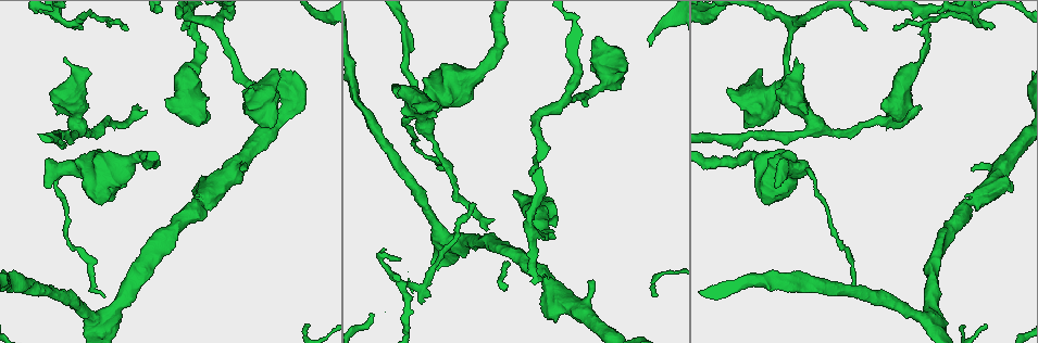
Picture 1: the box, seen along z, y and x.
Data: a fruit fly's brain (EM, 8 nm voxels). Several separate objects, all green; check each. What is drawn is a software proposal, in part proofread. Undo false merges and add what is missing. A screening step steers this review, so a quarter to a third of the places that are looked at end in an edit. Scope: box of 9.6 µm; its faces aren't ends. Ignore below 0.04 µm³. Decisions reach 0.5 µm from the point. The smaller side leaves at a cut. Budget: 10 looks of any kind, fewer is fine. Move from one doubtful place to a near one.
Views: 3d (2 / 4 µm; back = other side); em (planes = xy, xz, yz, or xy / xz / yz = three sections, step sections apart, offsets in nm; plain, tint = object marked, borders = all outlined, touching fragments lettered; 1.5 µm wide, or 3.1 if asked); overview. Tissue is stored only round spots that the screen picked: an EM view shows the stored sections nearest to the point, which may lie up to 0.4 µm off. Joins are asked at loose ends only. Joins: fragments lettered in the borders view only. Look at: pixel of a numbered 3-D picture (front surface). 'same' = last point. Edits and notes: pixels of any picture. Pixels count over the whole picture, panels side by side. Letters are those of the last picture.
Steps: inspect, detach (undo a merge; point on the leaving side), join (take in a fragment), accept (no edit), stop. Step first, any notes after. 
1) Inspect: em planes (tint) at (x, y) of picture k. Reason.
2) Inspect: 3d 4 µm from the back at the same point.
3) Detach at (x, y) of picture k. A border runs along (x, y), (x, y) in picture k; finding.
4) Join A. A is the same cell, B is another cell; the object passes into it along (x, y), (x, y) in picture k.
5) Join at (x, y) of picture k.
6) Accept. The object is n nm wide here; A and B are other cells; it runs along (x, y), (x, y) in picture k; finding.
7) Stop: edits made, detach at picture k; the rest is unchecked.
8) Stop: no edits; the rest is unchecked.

Inspect: 3d 4 µm at (138, 106) of picture 1. Branch stops here.

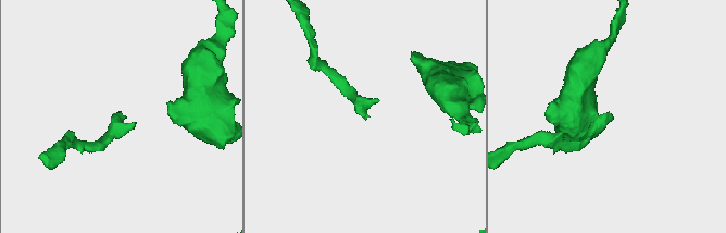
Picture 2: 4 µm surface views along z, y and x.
Inspect: em planes (borders) at (613, 117) of picture 2.

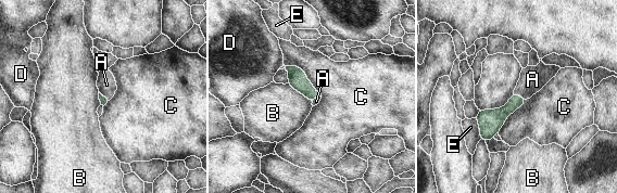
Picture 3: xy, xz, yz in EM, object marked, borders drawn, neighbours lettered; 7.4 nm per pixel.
Join A. A is the same cell, B, C, D and E are other cells; the object passes into it along (494, 118), (519, 95), (532, 79) in picture 3; it goes on there.

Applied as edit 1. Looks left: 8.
Inspect: em planes (borders) at (795, 59) of picture 1. Stops while still wide.

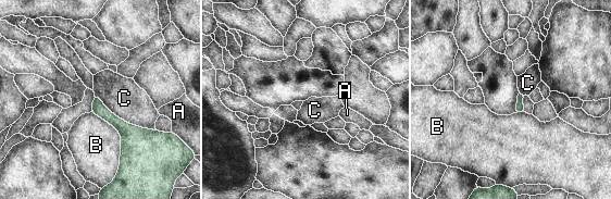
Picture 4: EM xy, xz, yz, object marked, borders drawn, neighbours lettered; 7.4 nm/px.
Accept. A, B and C are other cells; it runs along (96, 98), (126, 133), (122, 160) in picture 4; none of them fits.

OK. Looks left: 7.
Inspect: 3d 2 µm from the back at (393, 85) of picture 1.

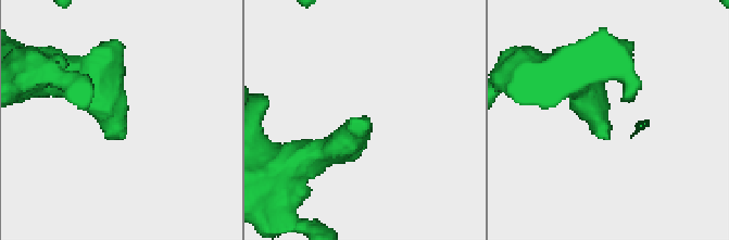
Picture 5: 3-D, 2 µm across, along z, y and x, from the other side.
Inspect: em planes (borders) at (607, 137) of picture 5.

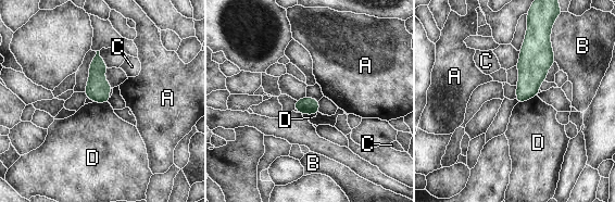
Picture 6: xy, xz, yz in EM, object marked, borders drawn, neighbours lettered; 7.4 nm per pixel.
Accept. A, B, C and D are other cells; a border runs along (537, 95), (517, 103) in picture 6; no lettered fragment goes on from it.

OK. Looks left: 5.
Inspect: em planes (borders) at (726, 89) of picture 1. Branch stops here.

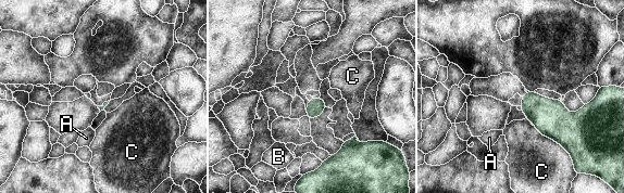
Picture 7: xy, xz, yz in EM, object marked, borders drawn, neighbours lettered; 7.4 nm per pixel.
Accept. A, B and C are other cells; a border runs along (534, 125), (570, 154) in picture 7; no lettered fragment goes on from it.

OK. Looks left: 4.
Stop: edits made, join at picture 3; the rest is unchecked.

